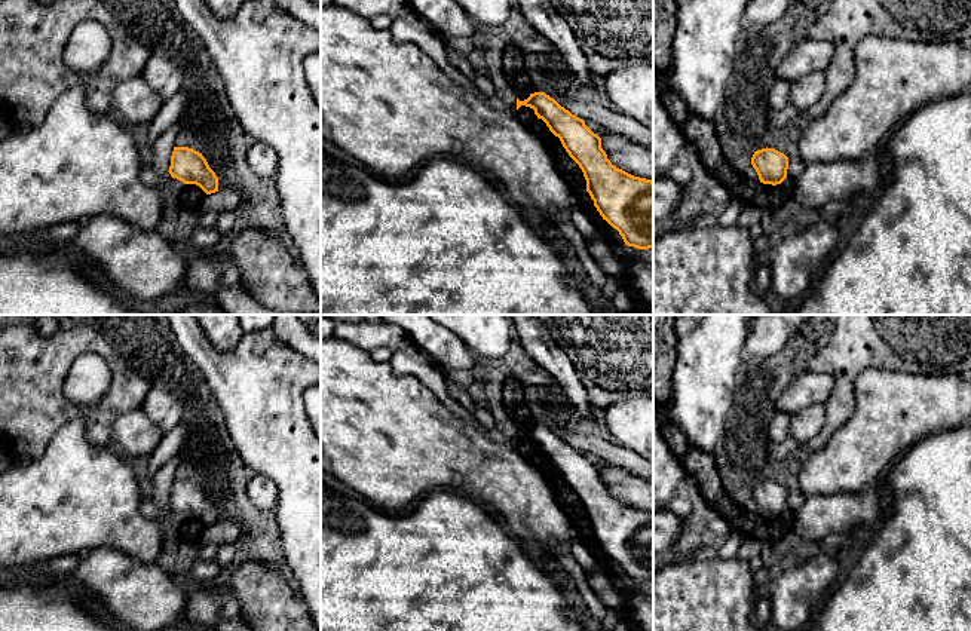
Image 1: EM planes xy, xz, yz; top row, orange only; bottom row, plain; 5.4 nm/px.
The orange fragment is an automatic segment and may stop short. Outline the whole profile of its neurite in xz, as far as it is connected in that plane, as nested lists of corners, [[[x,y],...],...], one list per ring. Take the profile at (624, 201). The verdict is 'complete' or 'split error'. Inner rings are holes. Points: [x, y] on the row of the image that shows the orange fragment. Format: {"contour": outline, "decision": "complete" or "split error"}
{"contour": [[[545,92],[530,94],[524,101],[517,98],[517,110],[521,105],[533,108],[537,119],[542,119],[549,131],[560,138],[569,156],[582,169],[594,206],[603,220],[619,232],[625,245],[638,249],[653,248],[653,181],[616,168],[601,148],[601,138],[585,125],[585,120],[572,114]]], "decision": "complete"}

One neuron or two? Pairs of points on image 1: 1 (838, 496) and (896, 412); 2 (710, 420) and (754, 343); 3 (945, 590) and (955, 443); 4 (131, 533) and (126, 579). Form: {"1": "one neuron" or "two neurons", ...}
{"1": "one neuron", "2": "two neurons", "3": "one neuron", "4": "two neurons"}

